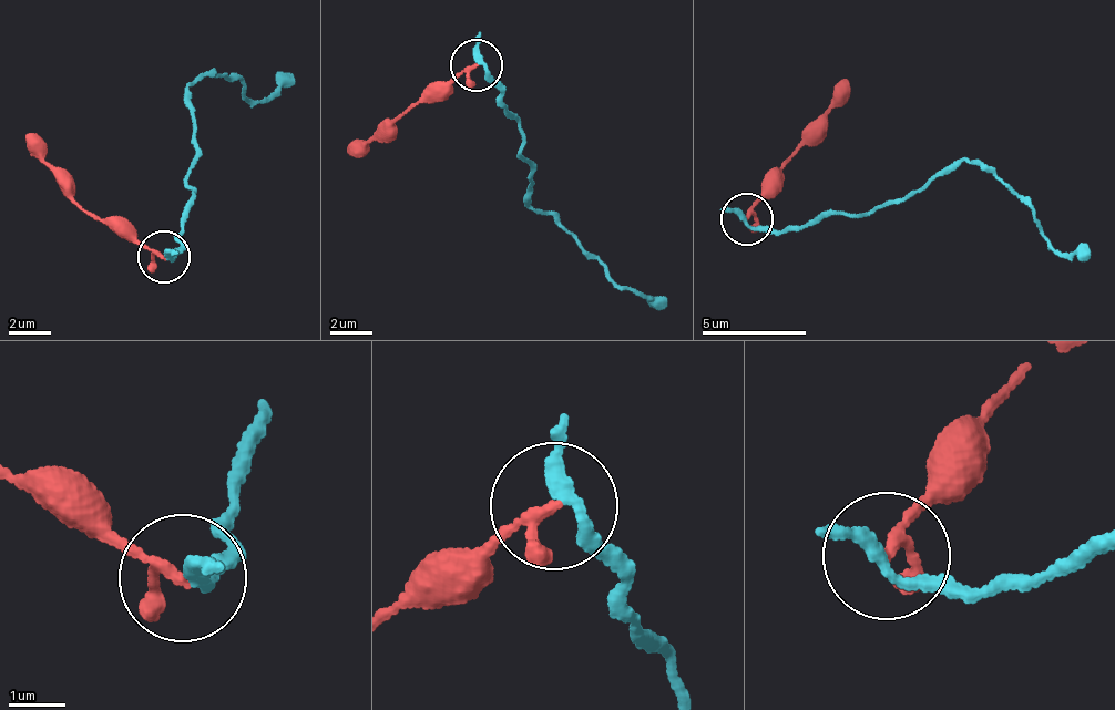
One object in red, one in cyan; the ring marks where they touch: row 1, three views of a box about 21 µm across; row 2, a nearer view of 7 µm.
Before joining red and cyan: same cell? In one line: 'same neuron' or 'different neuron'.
different neuron

